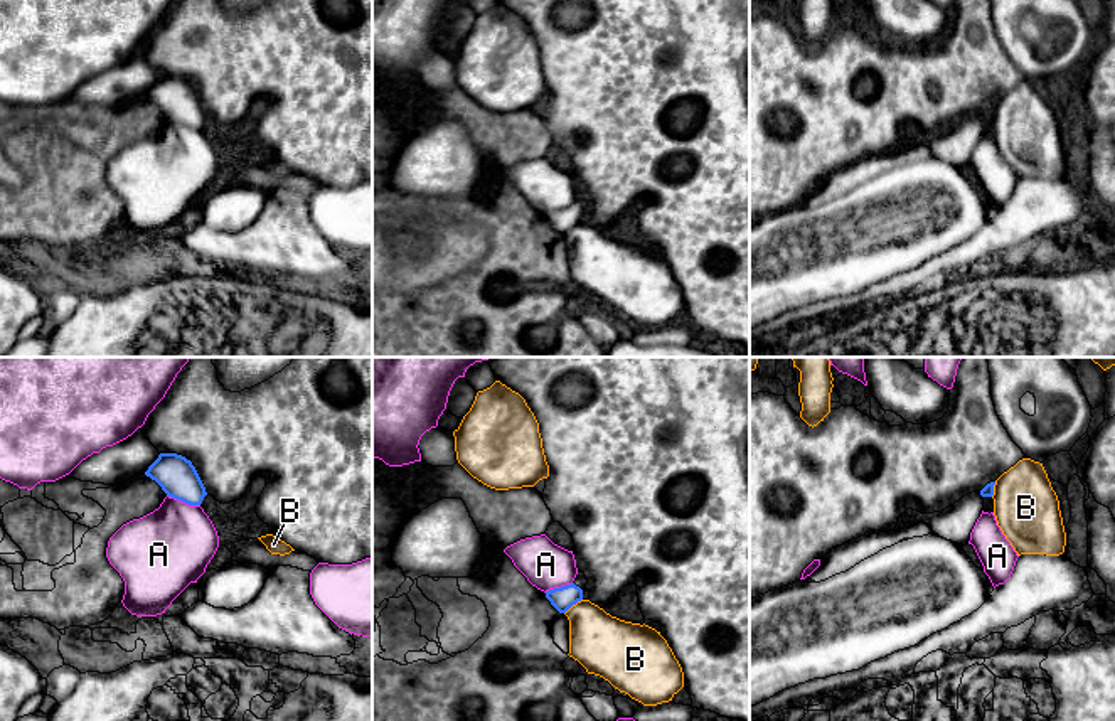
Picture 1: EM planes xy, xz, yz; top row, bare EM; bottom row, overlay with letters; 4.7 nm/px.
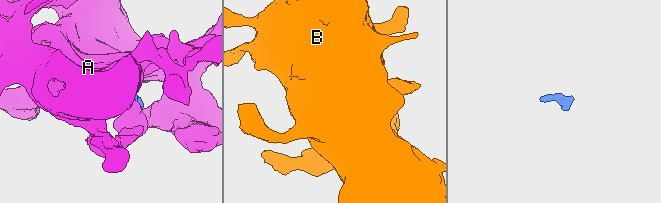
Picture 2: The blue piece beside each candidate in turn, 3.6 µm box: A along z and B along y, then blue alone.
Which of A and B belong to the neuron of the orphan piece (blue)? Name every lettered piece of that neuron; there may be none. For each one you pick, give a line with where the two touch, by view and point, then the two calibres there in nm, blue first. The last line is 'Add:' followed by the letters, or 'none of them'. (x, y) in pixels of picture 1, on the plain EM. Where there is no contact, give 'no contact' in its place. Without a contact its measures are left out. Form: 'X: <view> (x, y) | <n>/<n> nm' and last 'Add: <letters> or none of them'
Add: none of them

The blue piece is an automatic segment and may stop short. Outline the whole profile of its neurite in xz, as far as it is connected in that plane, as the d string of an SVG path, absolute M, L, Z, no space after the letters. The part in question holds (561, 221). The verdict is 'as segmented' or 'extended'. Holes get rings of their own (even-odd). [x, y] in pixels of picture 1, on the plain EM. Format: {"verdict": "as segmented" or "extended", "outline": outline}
{"verdict": "extended", "outline": "M578 194L571 207L546 214L546 221L559 236L566 236L573 227L583 222L586 206L584 195Z"}

